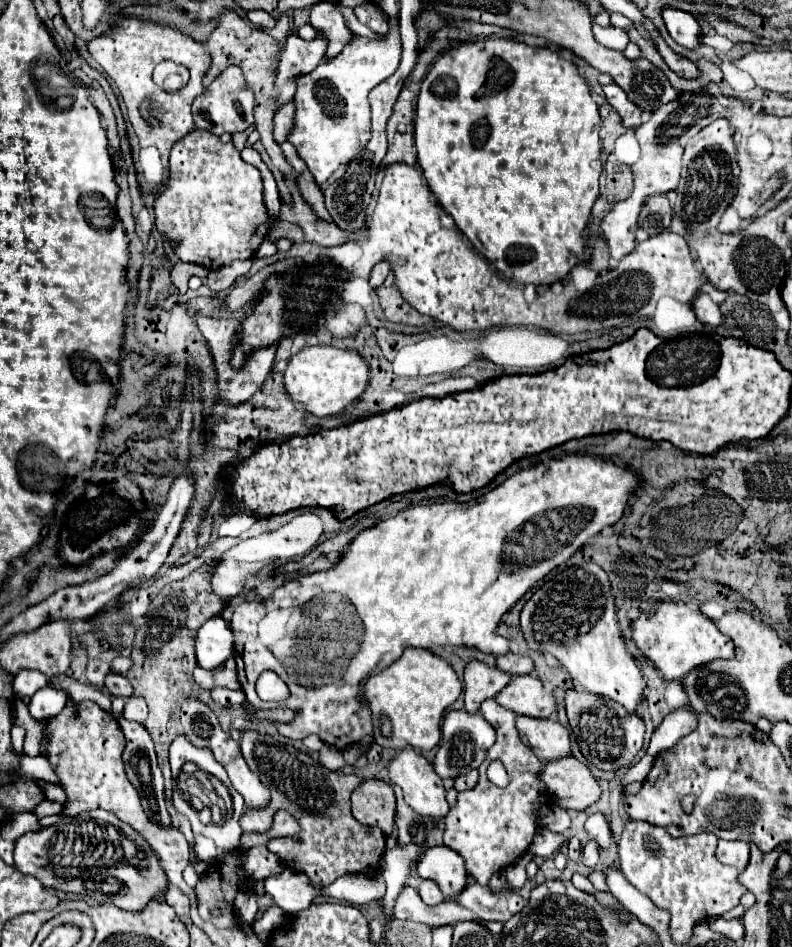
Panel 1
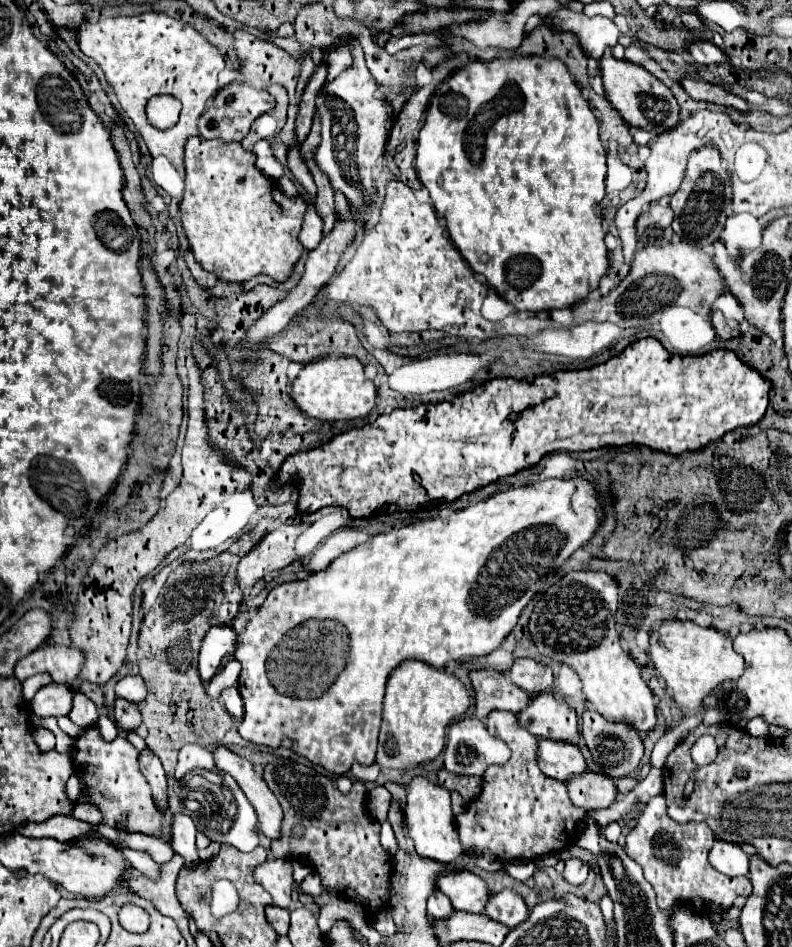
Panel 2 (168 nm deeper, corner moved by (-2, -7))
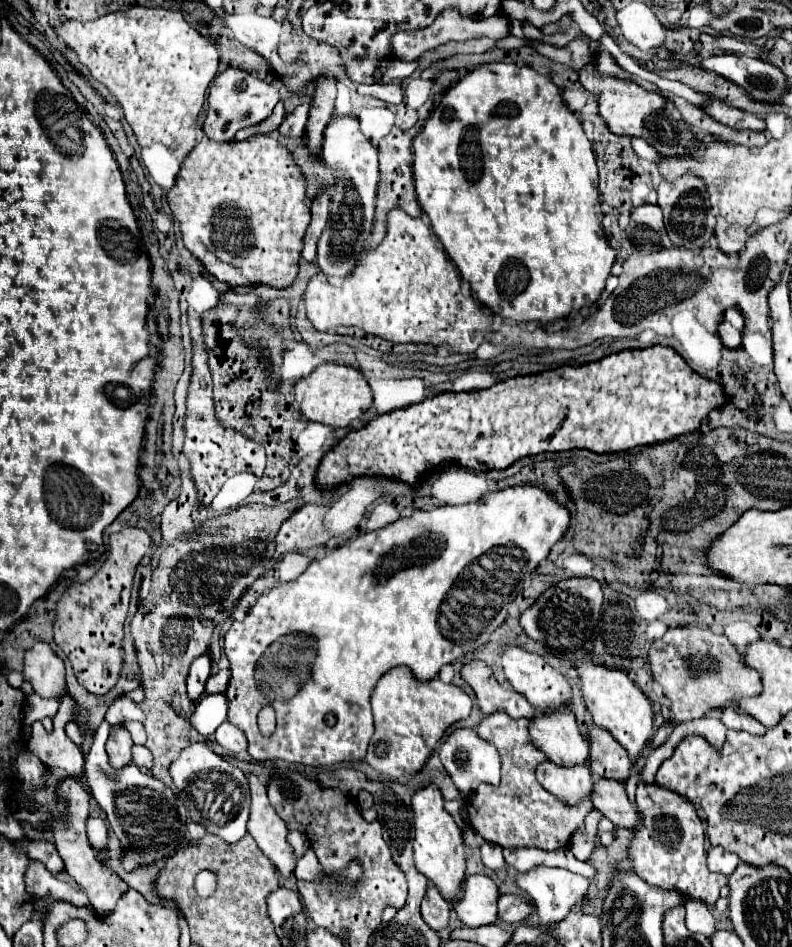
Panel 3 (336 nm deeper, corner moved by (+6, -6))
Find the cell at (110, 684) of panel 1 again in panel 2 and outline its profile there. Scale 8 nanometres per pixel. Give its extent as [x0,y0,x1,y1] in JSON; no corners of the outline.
[113,699,141,731]

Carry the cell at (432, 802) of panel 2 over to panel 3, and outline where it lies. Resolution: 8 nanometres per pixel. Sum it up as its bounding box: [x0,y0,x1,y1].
[413,784,465,900]

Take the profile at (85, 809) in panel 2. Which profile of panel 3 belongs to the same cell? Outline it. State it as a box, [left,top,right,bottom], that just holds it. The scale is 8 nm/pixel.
[87,816,109,854]

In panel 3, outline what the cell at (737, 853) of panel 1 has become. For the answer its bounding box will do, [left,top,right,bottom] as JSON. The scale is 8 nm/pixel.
[707,846,739,876]

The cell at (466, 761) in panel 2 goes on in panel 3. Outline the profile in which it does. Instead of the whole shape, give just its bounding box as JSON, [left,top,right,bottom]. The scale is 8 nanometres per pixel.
[439,728,501,794]

